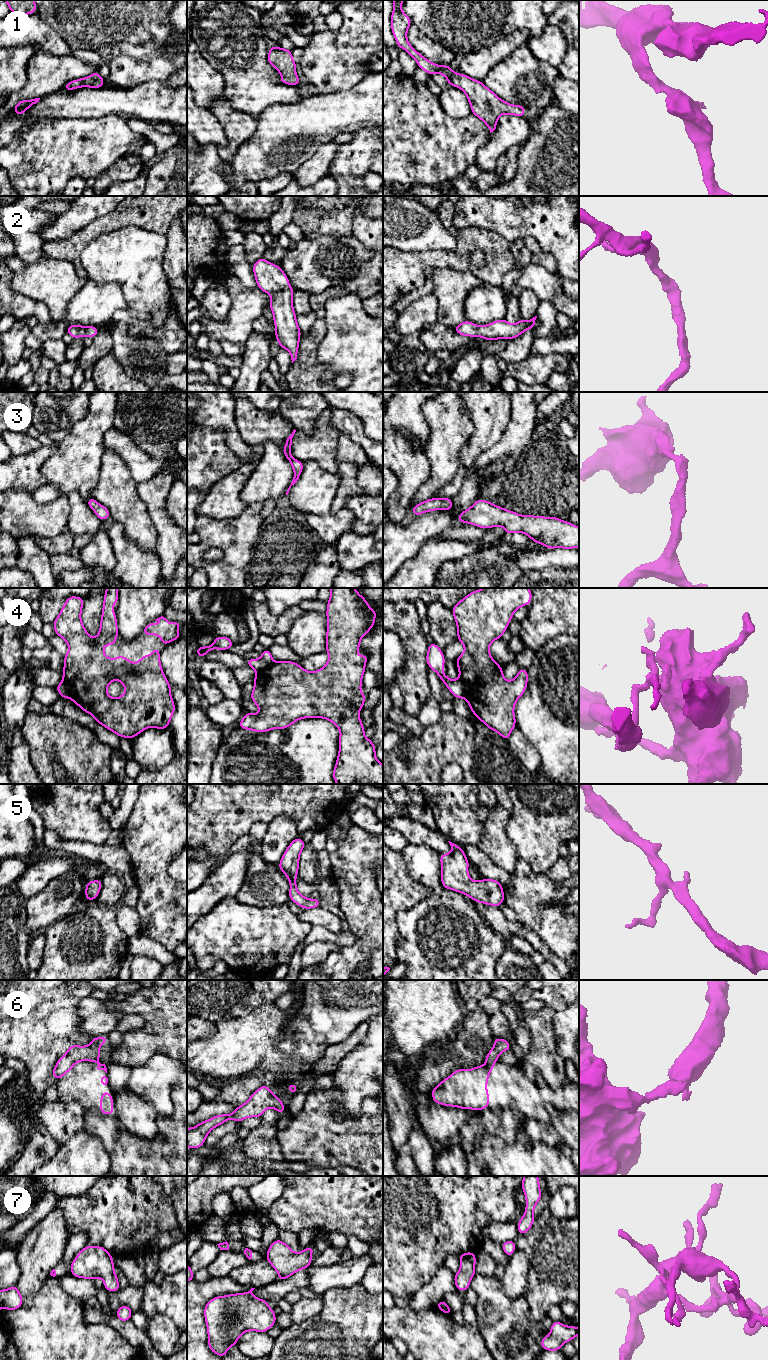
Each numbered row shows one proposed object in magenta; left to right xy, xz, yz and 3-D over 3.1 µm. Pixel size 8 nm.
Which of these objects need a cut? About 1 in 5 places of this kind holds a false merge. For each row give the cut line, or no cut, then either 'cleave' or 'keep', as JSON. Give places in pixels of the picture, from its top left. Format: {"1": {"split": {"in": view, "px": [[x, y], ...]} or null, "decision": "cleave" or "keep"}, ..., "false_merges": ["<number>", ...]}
{"1": {"split": null, "decision": "keep"}, "2": {"split": null, "decision": "keep"}, "3": {"split": null, "decision": "keep"}, "4": {"split": {"in": "yz", "px": [[460, 677], [465, 697]]}, "decision": "cleave"}, "5": {"split": null, "decision": "keep"}, "6": {"split": {"in": "yz", "px": [[492, 1062], [486, 1064]]}, "decision": "cleave"}, "7": {"split": null, "decision": "keep"}, "false_merges": ["4", "6"]}

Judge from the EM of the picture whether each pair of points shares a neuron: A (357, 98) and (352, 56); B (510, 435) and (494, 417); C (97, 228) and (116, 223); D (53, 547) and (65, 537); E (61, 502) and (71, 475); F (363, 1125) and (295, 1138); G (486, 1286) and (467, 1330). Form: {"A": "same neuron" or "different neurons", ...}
{"A": "different neurons", "B": "different neurons", "C": "same neuron", "D": "same neuron", "E": "different neurons", "F": "same neuron", "G": "different neurons"}

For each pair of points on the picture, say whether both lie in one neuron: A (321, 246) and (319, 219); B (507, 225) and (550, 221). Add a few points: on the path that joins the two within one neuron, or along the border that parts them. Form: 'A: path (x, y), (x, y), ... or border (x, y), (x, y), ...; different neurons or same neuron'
A: border (344, 236), (318, 236), (313, 239), (305, 239); different neurons
B: path (518, 223), (539, 223); same neuron

